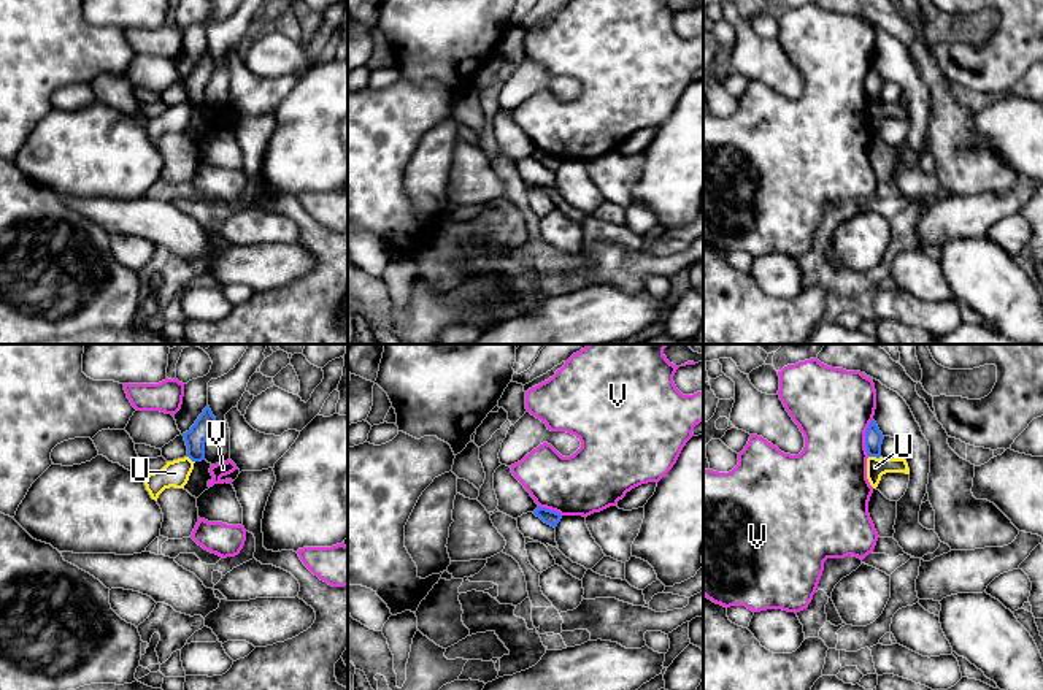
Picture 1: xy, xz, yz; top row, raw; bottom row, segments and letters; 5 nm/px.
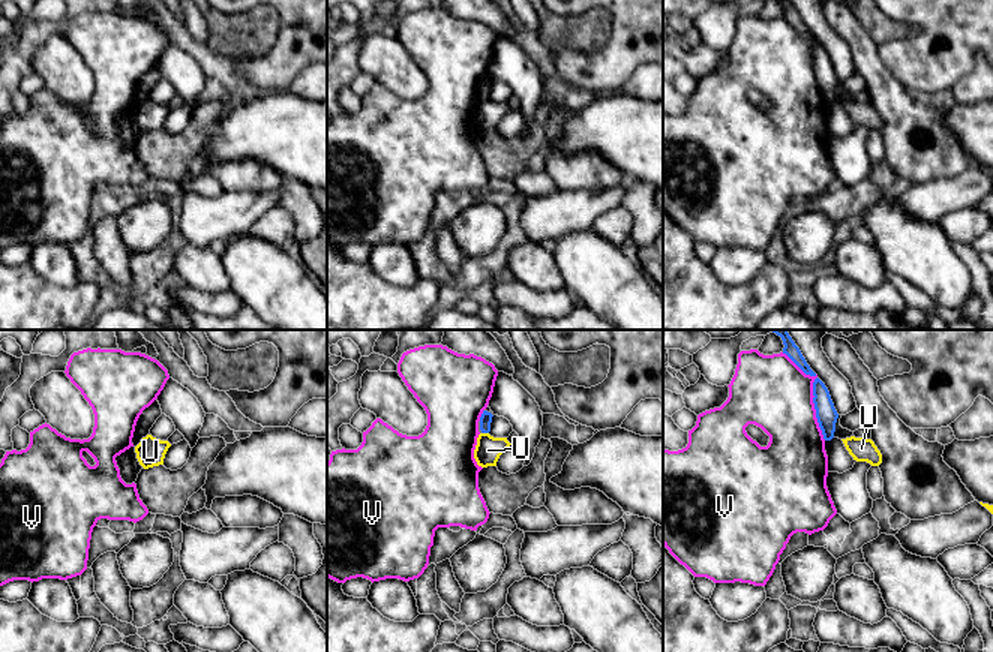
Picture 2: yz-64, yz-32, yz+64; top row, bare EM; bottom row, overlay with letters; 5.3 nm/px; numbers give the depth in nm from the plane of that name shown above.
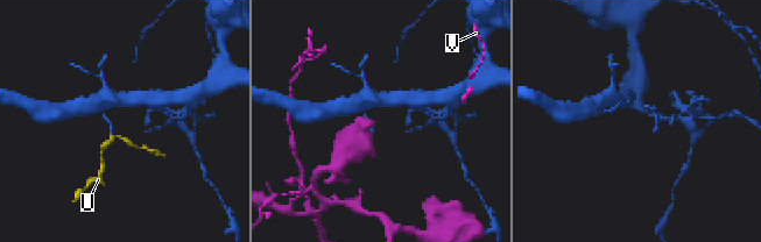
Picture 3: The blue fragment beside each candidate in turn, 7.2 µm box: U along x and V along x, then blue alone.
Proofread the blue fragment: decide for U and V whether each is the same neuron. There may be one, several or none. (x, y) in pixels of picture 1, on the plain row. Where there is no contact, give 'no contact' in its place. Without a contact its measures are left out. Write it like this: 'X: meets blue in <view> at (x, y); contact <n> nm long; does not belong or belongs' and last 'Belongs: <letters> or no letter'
U: meets blue in yz at (875, 100); contact 60 nm long; does not belong
V: meets blue in yz at (865, 83); contact 190 nm long; does not belong
Belongs: no letter

